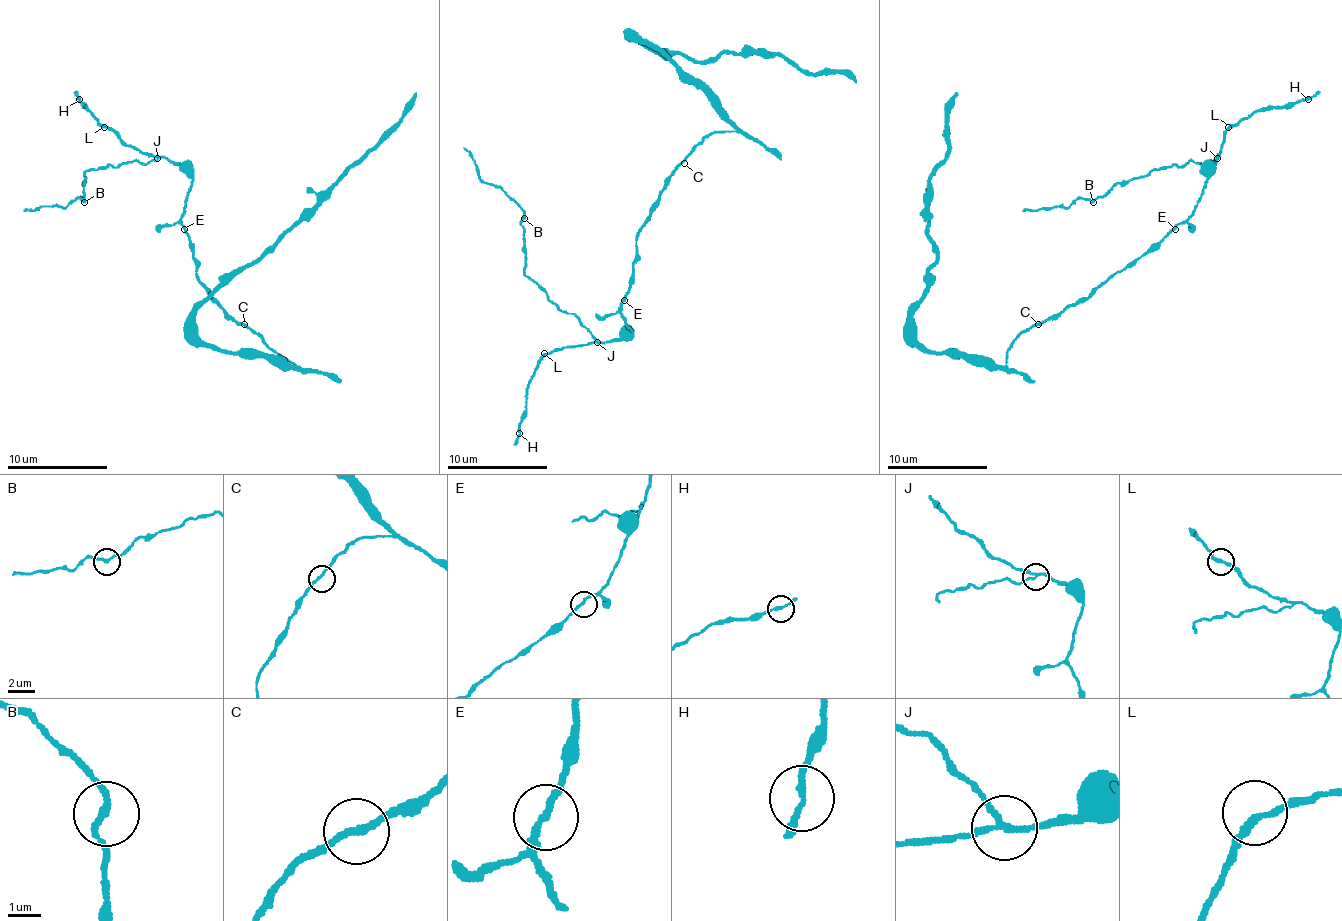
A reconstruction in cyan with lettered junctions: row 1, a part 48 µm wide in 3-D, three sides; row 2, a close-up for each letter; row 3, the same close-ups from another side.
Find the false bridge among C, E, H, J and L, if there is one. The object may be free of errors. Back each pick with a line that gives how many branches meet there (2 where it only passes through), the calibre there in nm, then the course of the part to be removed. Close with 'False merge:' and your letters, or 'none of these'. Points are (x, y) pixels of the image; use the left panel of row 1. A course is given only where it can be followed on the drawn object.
J: Branches: 3. Thickness 180 nm. Course of the part to remove: (156, 159), (144, 164), (121, 162), (116, 167), (89, 169), (84, 174), (84, 199), (24, 212)
False merge: J

